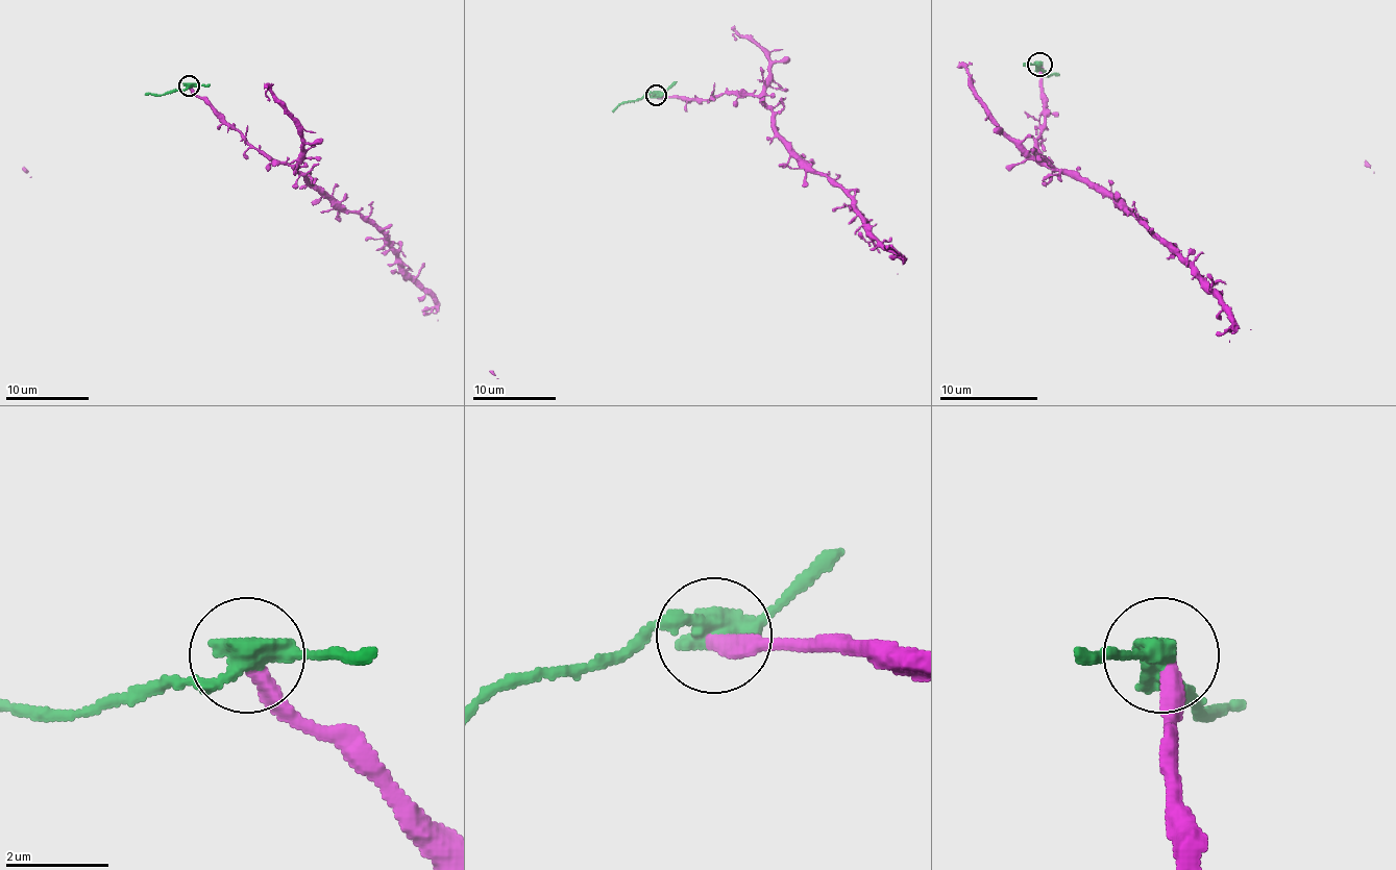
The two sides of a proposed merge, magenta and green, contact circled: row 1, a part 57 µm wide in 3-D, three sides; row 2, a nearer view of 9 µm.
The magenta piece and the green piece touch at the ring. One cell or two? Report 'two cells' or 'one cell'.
two cells

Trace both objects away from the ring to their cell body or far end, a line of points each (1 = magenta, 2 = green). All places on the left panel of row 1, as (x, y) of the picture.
1: (188, 85), (258, 148), (287, 160), (347, 212), (360, 212), (433, 299), (435, 307), (422, 314)
2: (188, 85), (167, 94), (144, 94)

